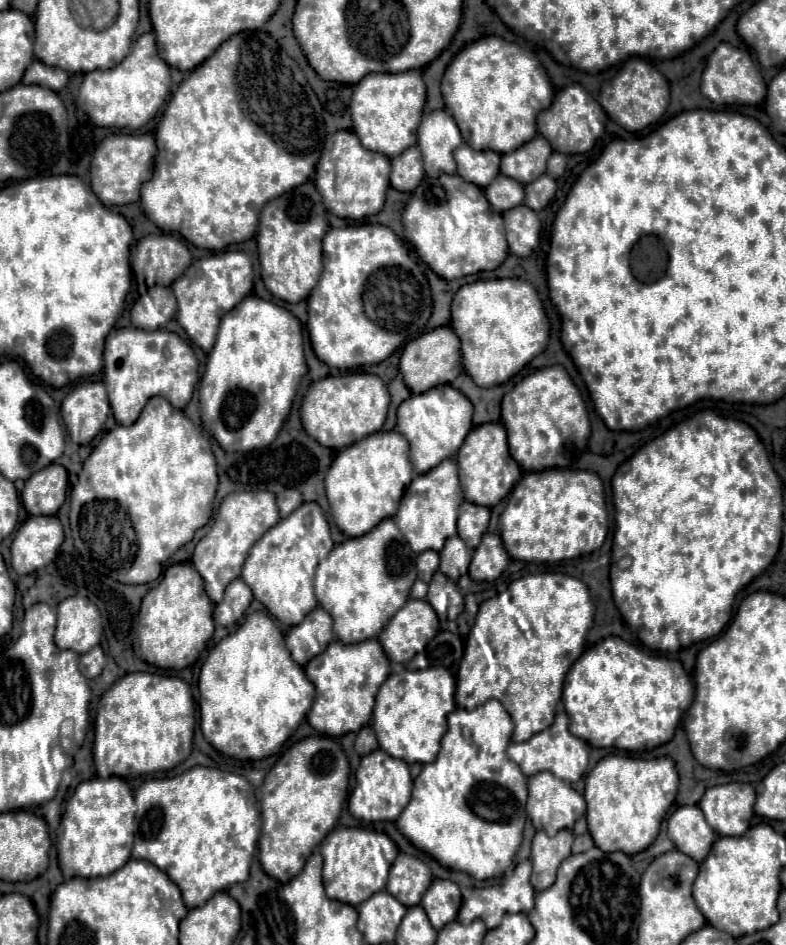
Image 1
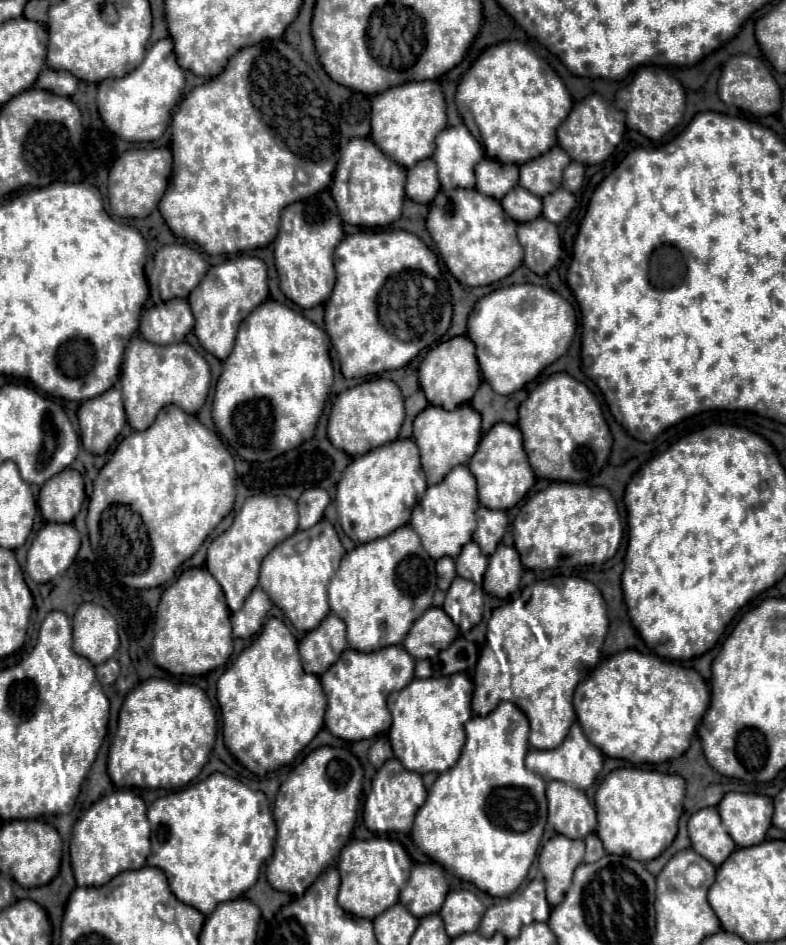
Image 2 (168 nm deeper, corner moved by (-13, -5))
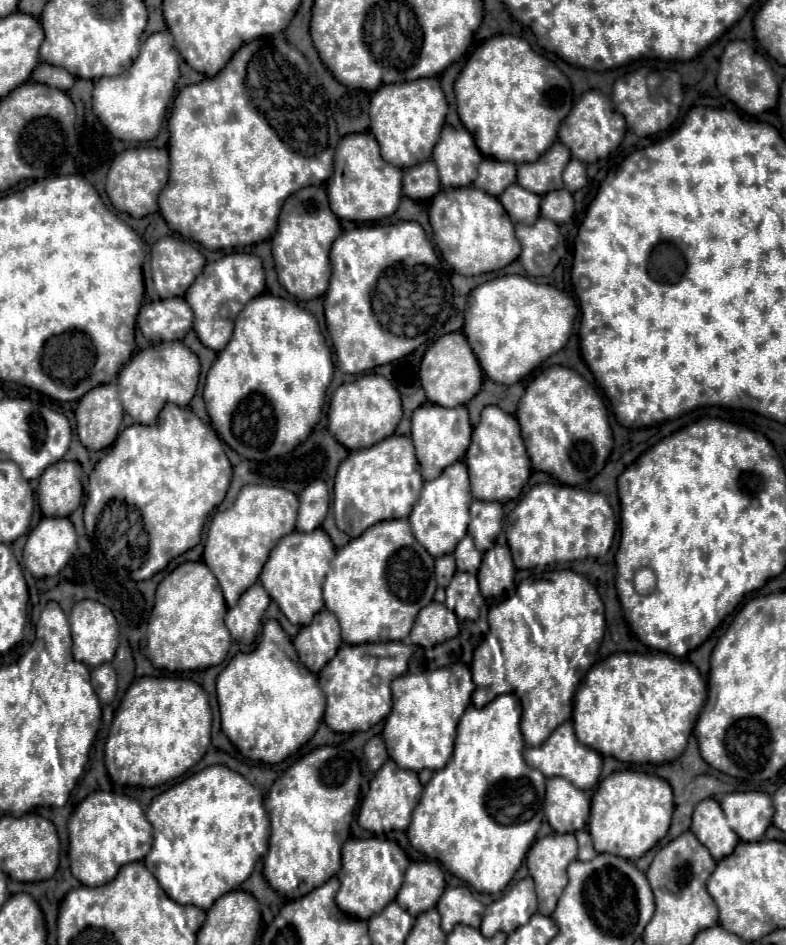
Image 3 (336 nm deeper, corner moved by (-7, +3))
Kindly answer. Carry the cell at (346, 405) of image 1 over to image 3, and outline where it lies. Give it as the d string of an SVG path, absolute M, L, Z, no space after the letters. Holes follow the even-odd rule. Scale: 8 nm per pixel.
M366 374L356 382L342 384L336 388L328 410L328 430L348 450L360 450L392 436L400 418L402 402L398 390L384 376Z

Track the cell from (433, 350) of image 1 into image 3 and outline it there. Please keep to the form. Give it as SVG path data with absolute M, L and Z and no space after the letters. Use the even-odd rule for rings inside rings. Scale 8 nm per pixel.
M452 332L442 336L422 358L420 364L420 380L422 380L422 388L426 392L426 398L432 404L440 404L440 406L460 406L470 402L482 386L484 380L484 372L466 340L466 336L462 332Z

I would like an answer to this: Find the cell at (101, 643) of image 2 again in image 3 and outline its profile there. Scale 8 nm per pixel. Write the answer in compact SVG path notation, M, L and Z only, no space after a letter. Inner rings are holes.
M80 600L72 608L68 620L70 620L70 628L72 628L72 640L74 640L74 646L72 646L74 660L86 664L88 668L96 668L114 658L116 648L118 648L118 624L116 624L116 618L112 616L110 608L106 608L104 604L100 604L96 600Z

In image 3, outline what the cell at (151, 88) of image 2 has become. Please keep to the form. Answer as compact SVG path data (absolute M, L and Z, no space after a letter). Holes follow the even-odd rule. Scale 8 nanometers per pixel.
M168 30L156 32L148 36L148 40L142 44L140 56L134 60L128 72L114 78L90 80L92 82L92 94L90 94L92 112L104 124L108 134L115 139L124 142L154 140L172 104L178 78L180 78L180 54L174 48L172 34Z

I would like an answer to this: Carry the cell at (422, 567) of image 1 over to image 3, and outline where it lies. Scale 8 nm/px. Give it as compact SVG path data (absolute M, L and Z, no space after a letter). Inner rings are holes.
M452 554L436 558L436 580L438 580L438 586L446 588L450 584L450 580L452 580L454 572L456 572L456 562L454 562Z

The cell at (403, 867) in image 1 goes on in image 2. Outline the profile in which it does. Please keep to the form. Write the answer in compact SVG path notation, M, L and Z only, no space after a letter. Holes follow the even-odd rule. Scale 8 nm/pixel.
M416 864L400 892L400 902L406 904L414 916L422 918L438 912L448 890L446 874L440 864Z

